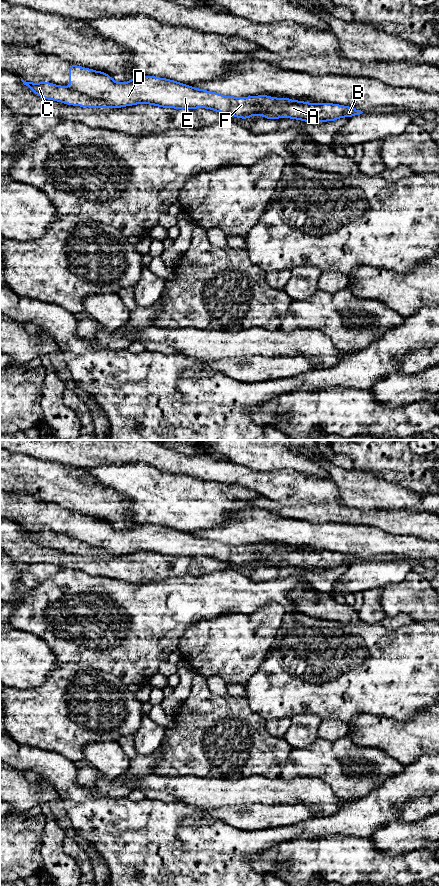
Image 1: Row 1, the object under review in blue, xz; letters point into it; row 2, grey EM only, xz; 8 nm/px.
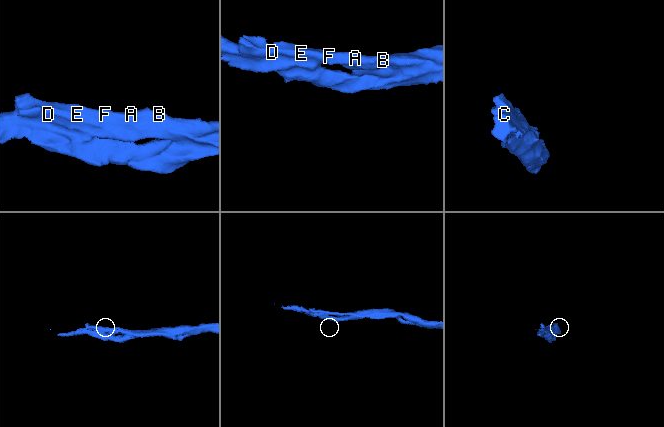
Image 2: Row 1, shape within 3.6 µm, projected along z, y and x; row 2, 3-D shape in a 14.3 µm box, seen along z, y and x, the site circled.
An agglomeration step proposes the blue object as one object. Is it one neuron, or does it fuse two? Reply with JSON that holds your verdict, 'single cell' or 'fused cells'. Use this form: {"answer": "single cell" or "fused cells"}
{"answer": "fused cells"}

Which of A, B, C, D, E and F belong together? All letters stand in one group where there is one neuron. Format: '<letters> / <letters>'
A B D E F / C

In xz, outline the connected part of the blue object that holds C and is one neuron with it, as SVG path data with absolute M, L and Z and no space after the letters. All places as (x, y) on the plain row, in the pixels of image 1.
M21 526L24 533L28 534L32 540L41 544L44 547L55 548L63 550L68 553L92 555L92 556L106 556L112 554L103 549L97 549L88 546L87 544L70 538L65 534L54 533L49 530L33 531L26 530Z

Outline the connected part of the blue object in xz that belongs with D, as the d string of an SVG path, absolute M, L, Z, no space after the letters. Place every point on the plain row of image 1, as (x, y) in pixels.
M69 512L70 538L90 547L121 556L134 552L152 552L164 556L208 556L213 559L248 567L261 563L266 567L288 565L320 571L363 560L349 554L331 551L306 551L290 546L266 543L251 545L223 544L182 531L155 524L136 524L127 531L117 531L105 520Z

